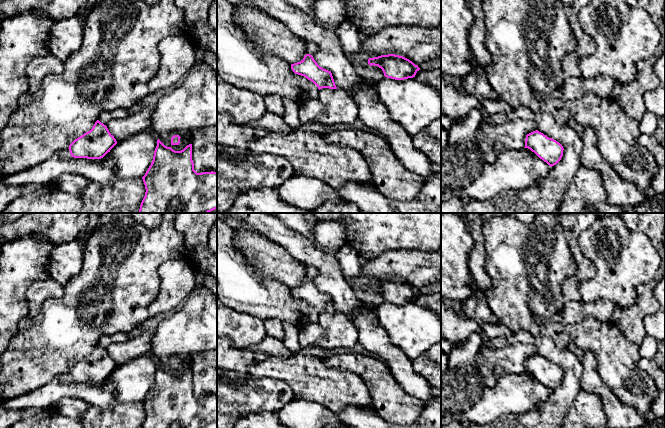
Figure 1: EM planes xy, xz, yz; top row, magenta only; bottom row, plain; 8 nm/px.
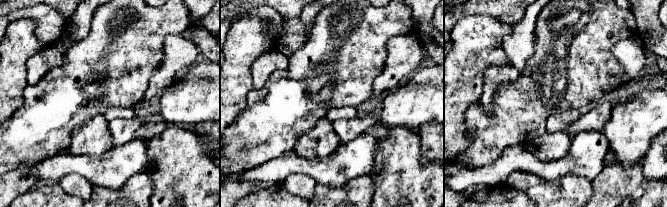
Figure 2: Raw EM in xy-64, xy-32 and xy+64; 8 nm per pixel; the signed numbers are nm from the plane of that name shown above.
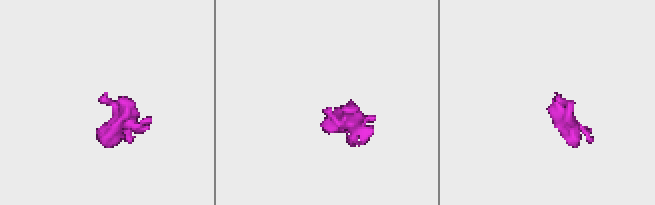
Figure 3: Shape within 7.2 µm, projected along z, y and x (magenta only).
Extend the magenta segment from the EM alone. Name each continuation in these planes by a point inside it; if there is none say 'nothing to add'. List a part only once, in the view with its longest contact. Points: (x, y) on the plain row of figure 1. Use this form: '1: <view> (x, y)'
1: xz (311, 272)

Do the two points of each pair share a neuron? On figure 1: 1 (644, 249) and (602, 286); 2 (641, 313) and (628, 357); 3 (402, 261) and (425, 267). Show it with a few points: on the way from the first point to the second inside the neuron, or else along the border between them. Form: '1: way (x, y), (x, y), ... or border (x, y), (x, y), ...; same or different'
1: way (634, 259), (612, 279); same
2: border (616, 325), (629, 340), (639, 346); different
3: way (408, 265), (419, 267); same

